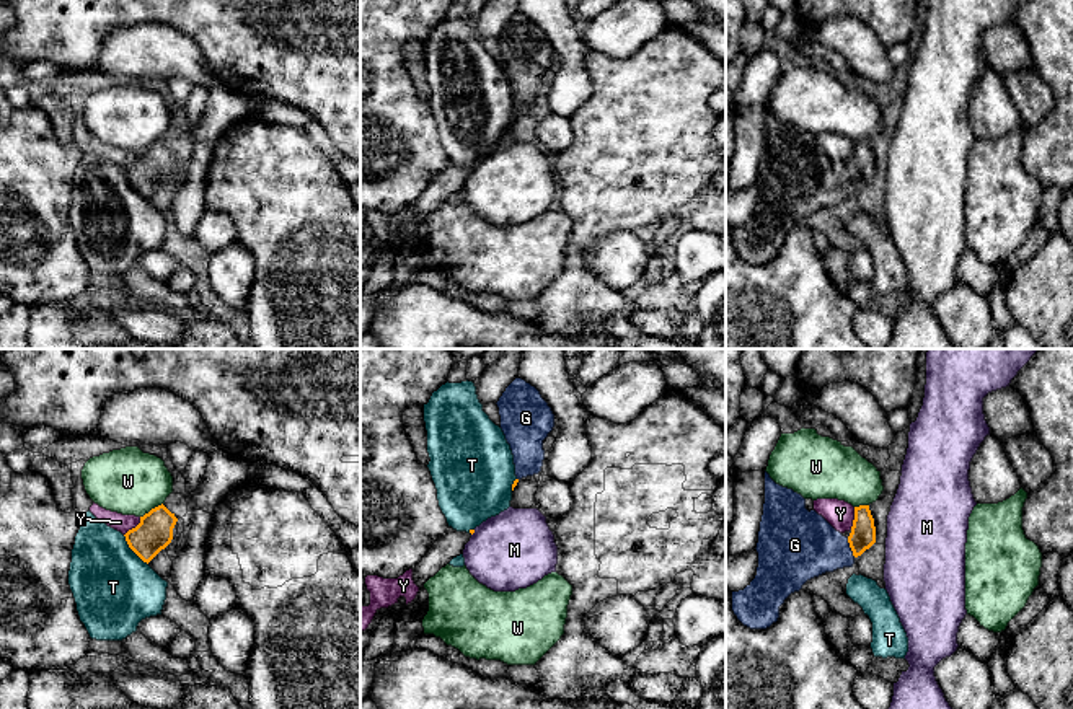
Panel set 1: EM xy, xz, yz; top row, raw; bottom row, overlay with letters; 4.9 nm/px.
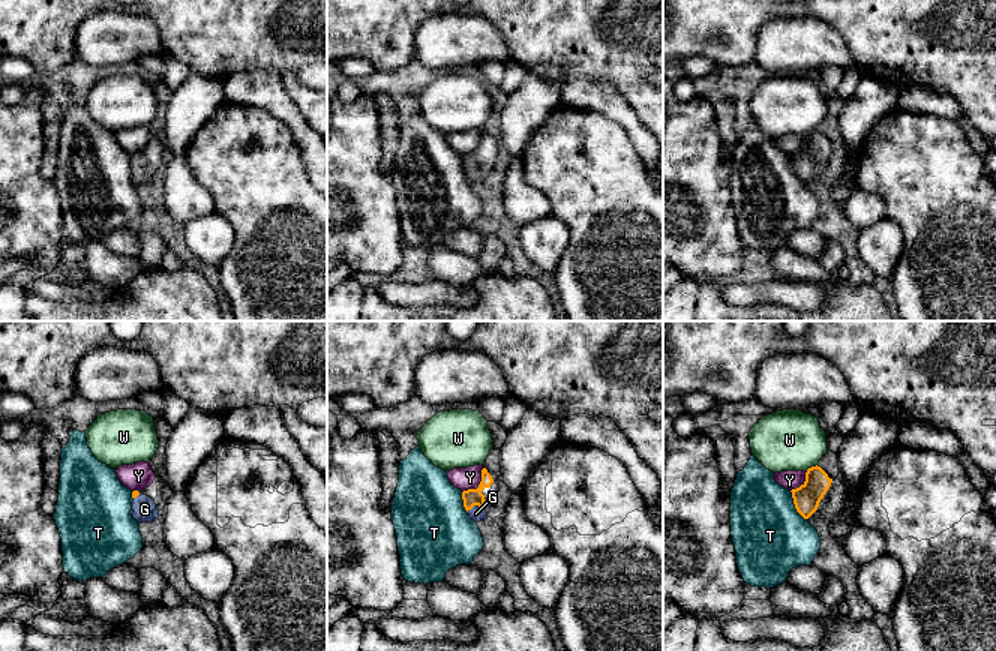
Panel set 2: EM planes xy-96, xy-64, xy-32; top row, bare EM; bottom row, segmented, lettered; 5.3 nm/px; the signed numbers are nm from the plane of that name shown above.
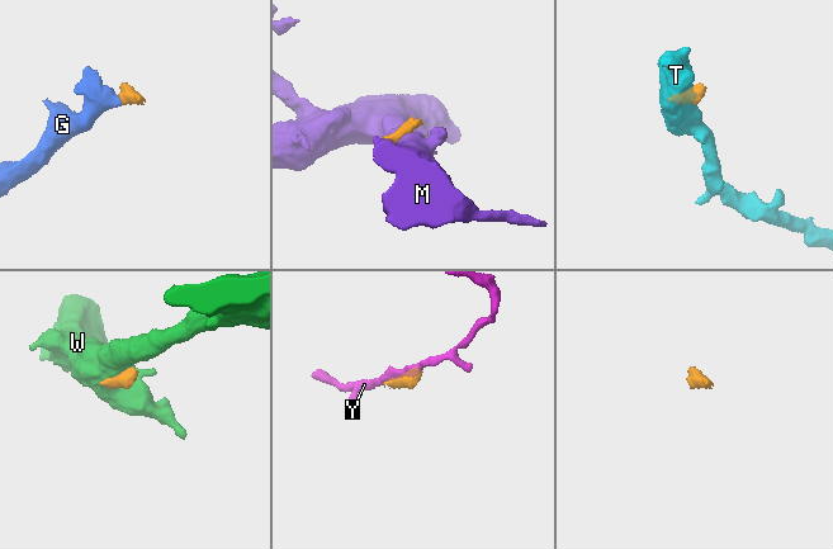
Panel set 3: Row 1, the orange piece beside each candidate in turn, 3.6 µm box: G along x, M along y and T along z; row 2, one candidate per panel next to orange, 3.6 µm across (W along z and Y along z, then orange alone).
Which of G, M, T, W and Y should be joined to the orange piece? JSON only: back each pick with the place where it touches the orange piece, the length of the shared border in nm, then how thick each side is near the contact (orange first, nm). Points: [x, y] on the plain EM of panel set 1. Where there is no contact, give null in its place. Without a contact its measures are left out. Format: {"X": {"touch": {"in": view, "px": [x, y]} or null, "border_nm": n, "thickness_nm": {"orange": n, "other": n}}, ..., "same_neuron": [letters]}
{"G": {"touch": {"in": "yz", "px": [852, 183]}, "border_nm": 100, "thickness_nm": {"orange": 130, "other": 340}}, "same_neuron": ["G"]}

